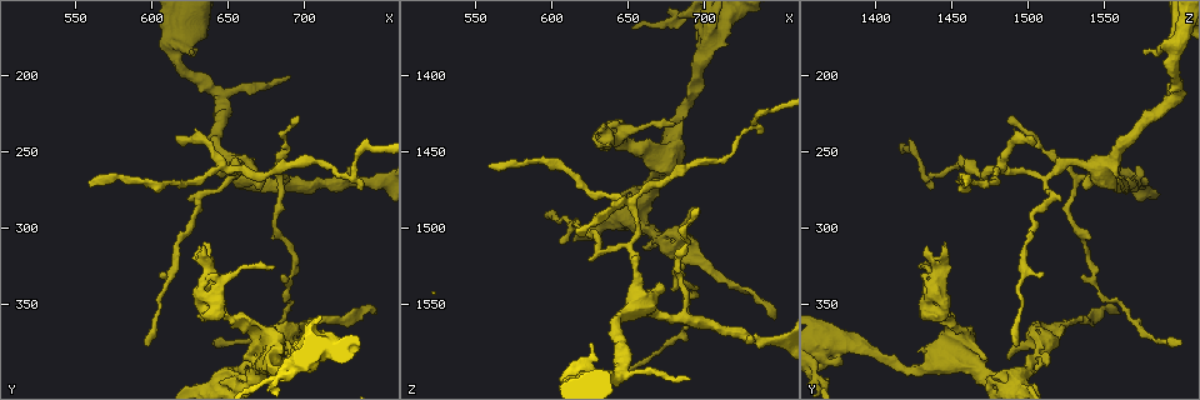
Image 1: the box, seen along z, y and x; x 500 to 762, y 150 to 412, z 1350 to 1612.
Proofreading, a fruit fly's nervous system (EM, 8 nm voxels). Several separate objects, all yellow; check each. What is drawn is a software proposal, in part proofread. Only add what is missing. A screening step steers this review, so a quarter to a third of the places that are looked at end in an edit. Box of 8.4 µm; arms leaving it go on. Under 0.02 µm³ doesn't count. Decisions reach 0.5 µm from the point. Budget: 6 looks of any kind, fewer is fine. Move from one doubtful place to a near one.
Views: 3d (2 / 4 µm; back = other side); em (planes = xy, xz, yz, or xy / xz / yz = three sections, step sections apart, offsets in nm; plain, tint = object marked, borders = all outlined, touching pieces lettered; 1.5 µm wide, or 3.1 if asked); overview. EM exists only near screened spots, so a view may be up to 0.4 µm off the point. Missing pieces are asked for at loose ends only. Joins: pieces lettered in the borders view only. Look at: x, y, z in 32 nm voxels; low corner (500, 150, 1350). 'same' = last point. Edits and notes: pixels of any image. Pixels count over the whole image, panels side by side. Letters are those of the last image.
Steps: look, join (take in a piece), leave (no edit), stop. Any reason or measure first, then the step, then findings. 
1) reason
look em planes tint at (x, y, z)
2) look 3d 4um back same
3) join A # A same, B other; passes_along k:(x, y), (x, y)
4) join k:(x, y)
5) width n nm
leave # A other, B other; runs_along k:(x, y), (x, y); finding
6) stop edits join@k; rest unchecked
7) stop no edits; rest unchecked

thin end
look em planes borders at (596, 378, 1494)

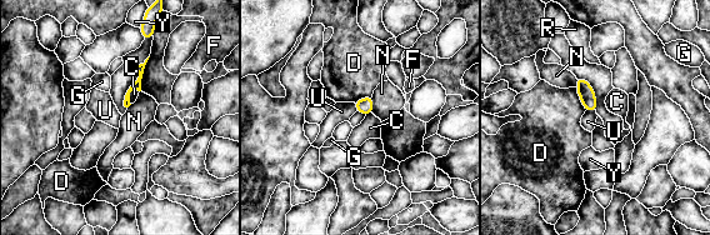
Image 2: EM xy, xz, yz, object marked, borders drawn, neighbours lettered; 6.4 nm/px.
leave # C other, D other, F other, G other, N other, R other, U other, Y other; runs_along 2:(141, 66), (126, 104); none of them fits

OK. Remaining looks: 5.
an open end
look 3d 2um at (694, 386, 1486)

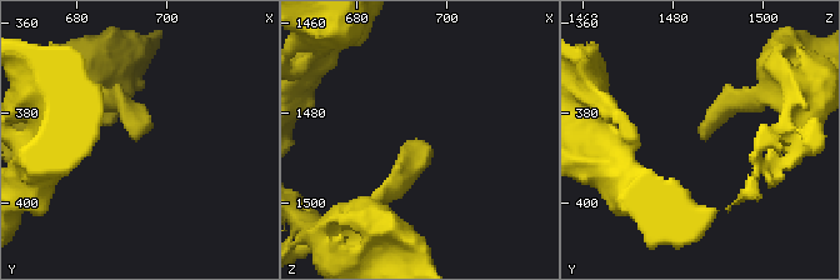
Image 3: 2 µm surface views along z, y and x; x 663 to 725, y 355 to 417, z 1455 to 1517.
shape alone is not enough
look em xz step 4 tint at (694, 385, 1485)

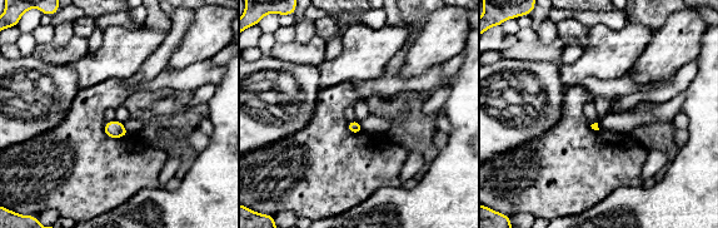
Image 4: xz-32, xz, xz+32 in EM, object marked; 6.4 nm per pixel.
another direction
look em planes borders same

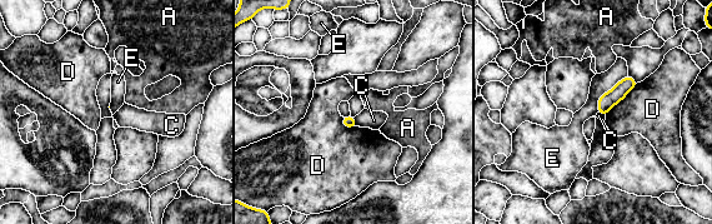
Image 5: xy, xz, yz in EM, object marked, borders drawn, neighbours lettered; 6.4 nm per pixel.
leave # A other, C other, D other, E other; border 5:(627, 74), (598, 98), (596, 112); no lettered piece goes on from it

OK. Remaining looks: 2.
an open end
look em planes borders at (560, 272, 1458)

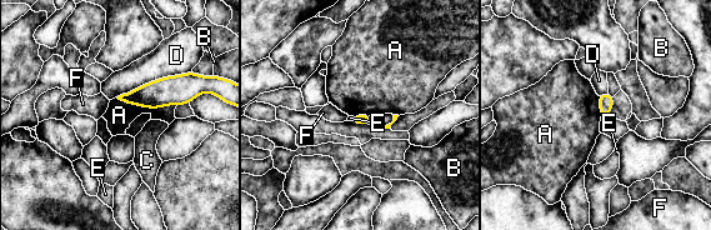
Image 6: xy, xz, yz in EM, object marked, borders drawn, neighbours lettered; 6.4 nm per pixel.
longest_contact D 500 nm
leave # A other, B other, C other, D other, E other, F other; border 6:(116, 98), (148, 108), (176, 105); none of them fits

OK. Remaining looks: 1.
stop no edits; rest unchecked

